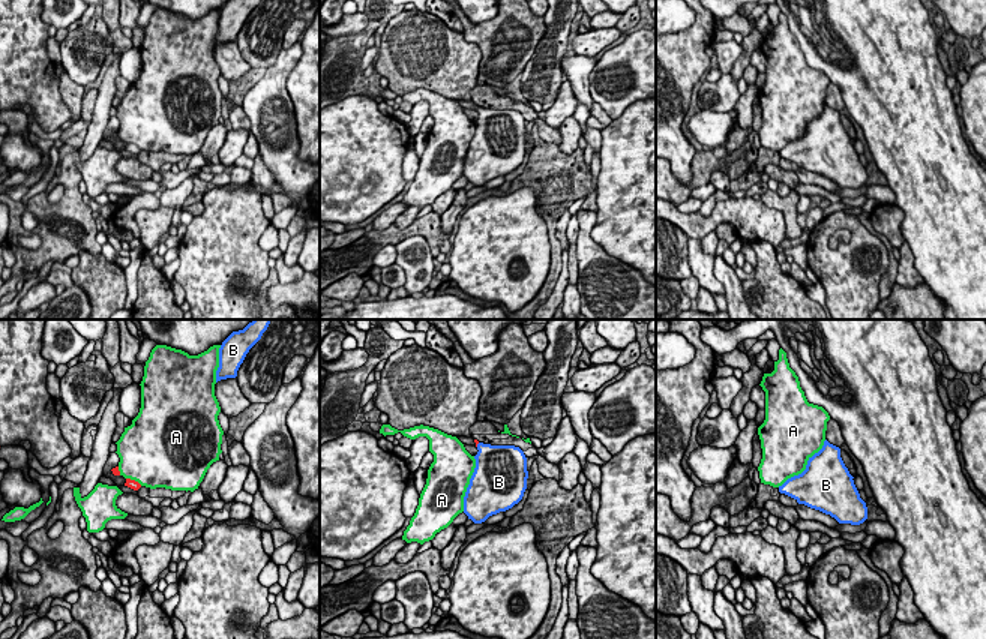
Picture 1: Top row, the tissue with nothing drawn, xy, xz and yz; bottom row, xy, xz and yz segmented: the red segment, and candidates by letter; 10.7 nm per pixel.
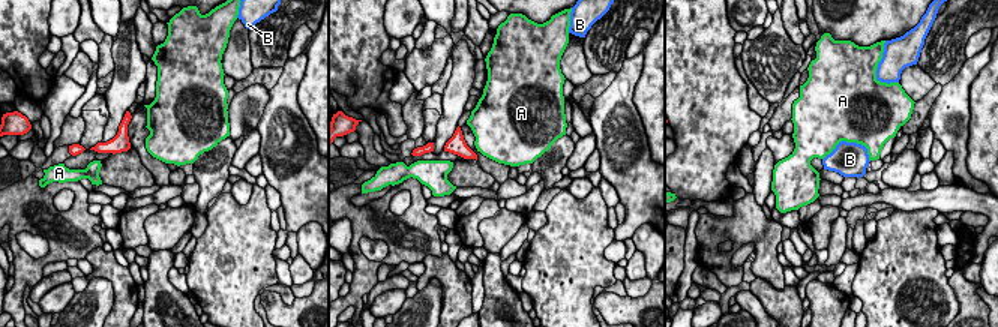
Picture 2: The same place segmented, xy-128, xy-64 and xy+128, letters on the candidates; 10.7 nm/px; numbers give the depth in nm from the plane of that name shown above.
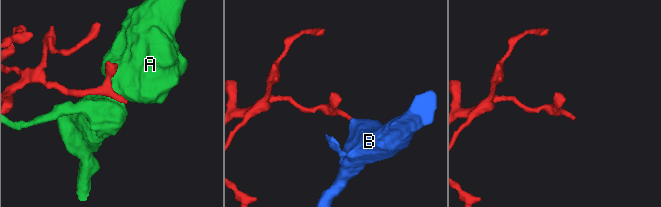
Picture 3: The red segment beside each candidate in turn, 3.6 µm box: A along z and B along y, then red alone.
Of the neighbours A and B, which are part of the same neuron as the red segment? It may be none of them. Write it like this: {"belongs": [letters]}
{"belongs": ["B"]}

